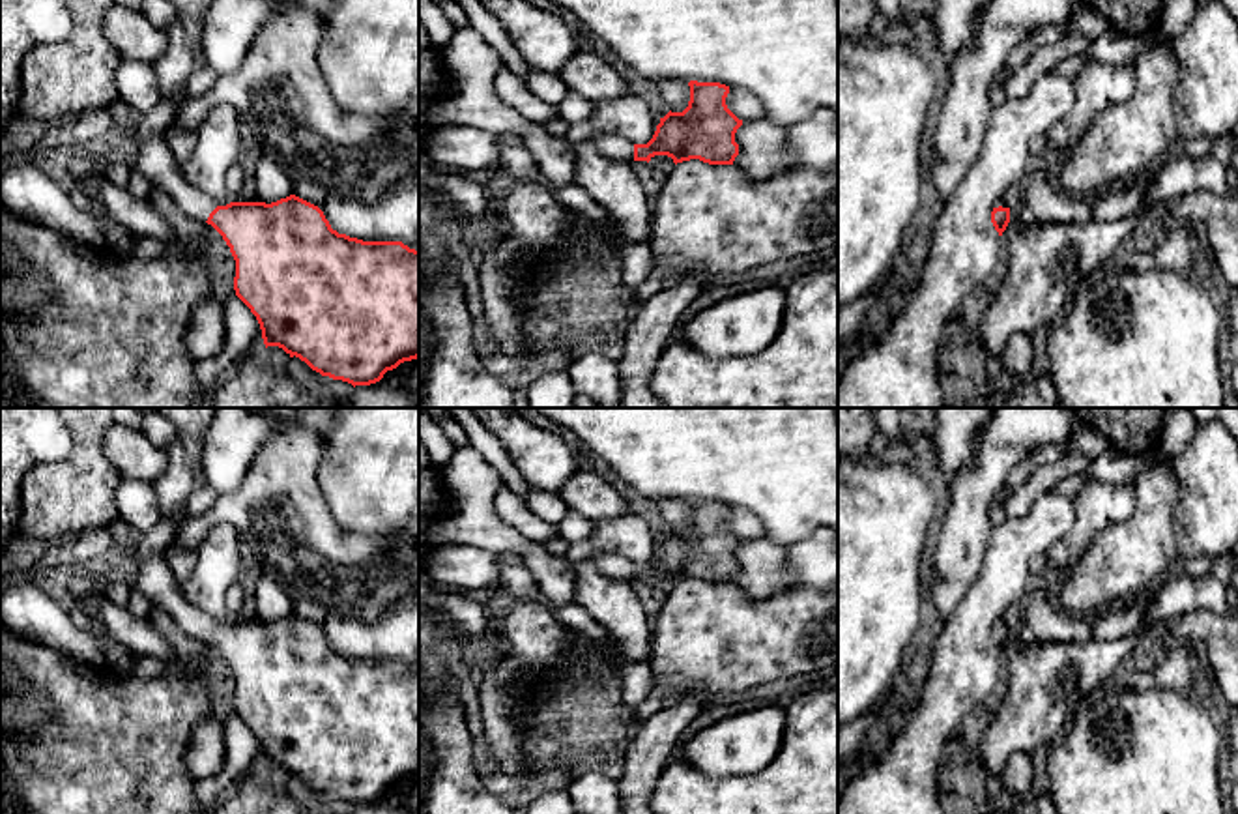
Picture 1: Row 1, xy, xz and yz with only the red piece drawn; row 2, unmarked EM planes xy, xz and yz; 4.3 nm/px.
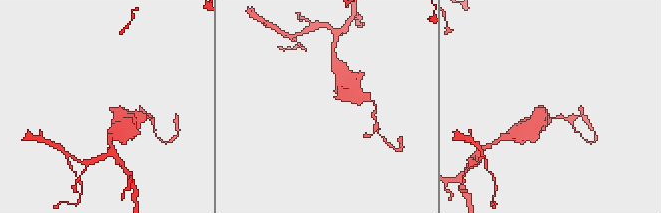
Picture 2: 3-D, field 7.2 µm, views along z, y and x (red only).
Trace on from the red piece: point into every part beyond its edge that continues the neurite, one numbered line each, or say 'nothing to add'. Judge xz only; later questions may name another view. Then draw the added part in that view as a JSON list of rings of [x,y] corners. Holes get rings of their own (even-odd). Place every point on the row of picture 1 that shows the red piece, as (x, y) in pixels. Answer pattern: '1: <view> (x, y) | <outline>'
1: xz (616, 148) | [[[602,135],[602,137],[593,138],[593,142],[610,159],[625,161],[625,163],[634,161],[634,144],[625,138]]]

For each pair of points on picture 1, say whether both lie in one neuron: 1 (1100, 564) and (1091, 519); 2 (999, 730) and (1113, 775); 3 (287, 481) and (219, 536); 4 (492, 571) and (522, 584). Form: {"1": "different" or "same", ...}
{"1": "different", "2": "different", "3": "different", "4": "same"}

